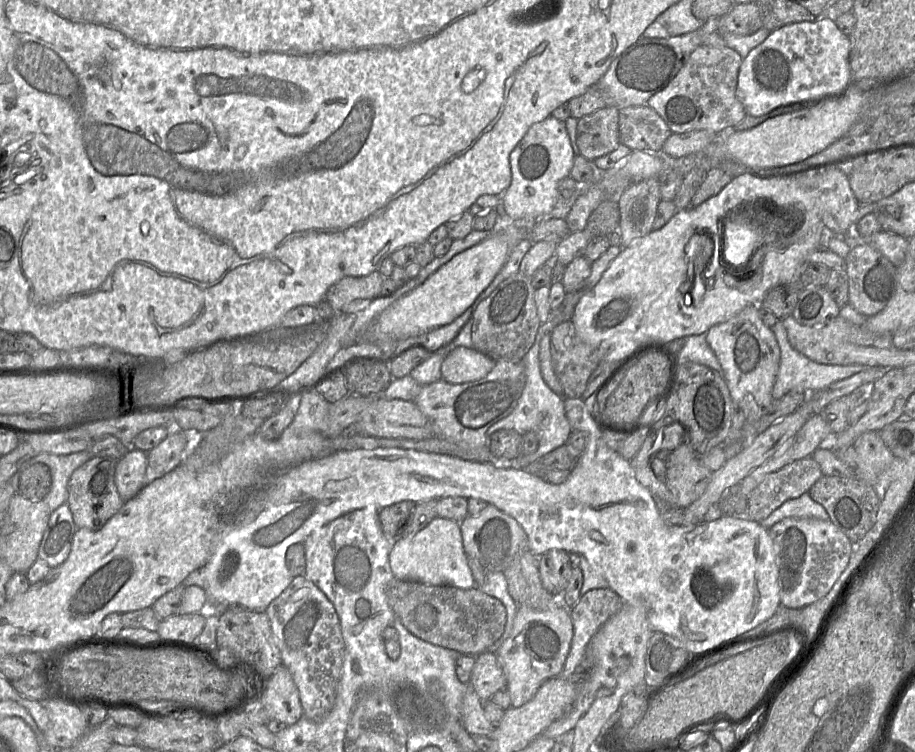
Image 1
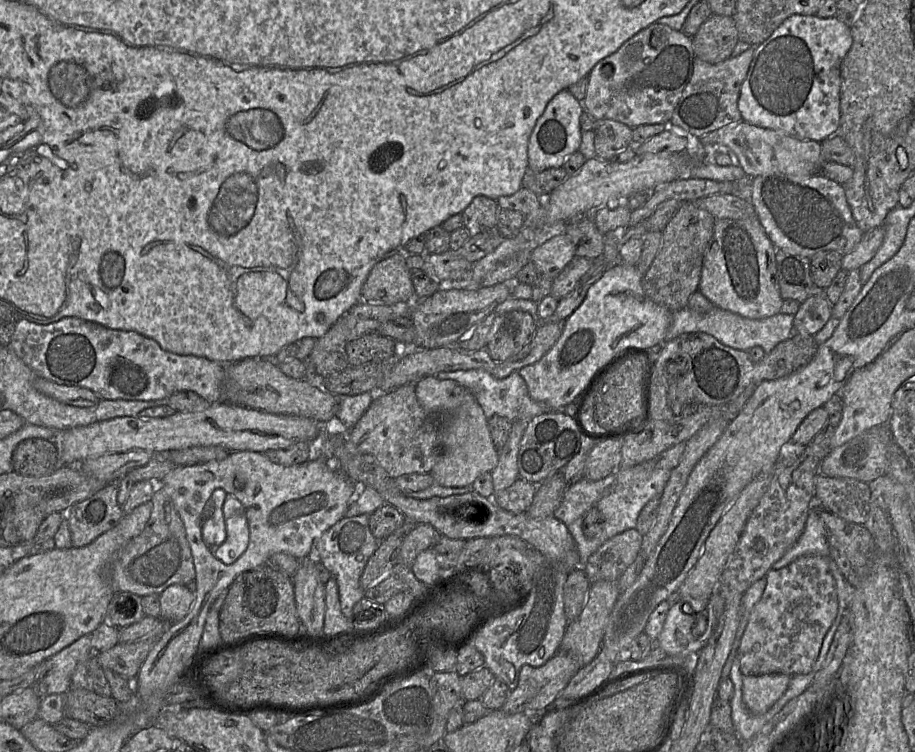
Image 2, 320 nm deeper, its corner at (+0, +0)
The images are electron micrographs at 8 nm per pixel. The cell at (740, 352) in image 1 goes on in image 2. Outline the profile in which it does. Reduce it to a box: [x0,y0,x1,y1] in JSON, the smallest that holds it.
[698,218,783,319]

